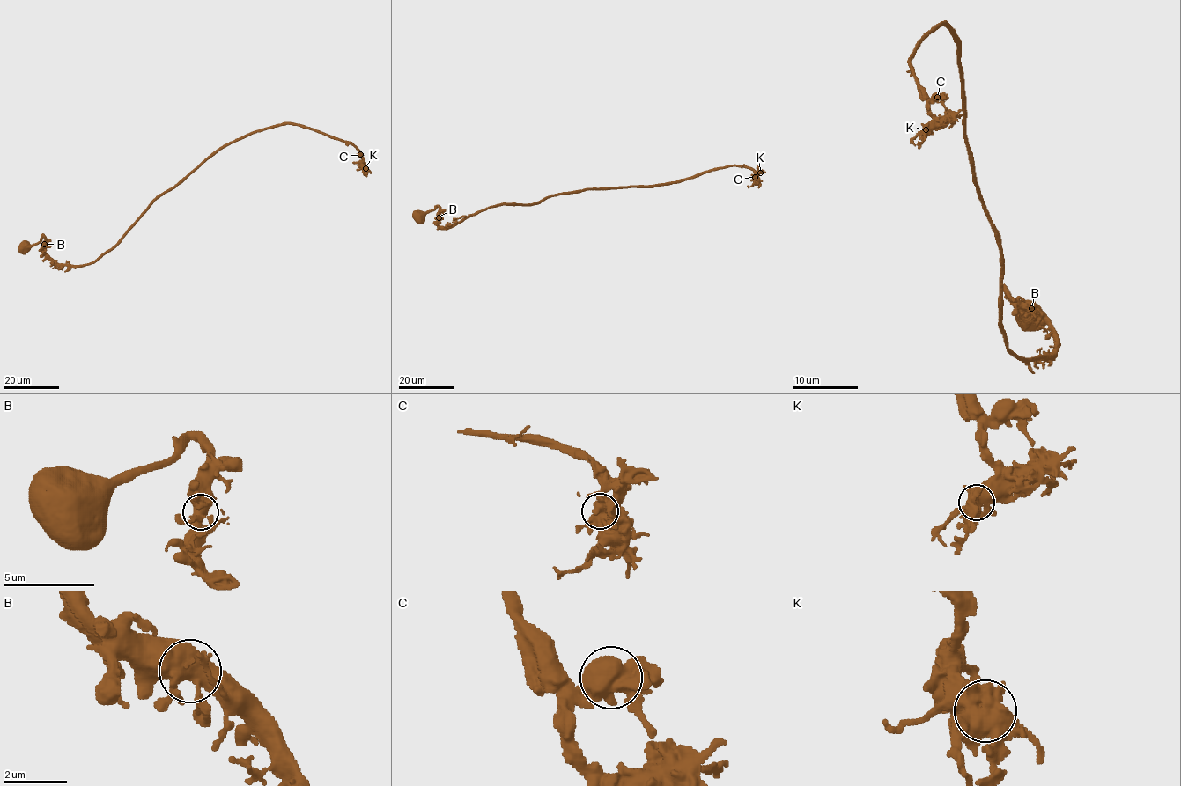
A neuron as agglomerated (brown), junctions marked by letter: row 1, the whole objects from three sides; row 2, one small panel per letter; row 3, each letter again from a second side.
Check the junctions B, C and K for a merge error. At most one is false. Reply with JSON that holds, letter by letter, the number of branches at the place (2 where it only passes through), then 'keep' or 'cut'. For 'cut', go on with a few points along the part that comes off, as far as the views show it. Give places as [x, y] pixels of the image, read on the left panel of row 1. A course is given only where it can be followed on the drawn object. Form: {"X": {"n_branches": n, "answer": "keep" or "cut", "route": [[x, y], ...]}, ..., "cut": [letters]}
{"B": {"n_branches": 5, "answer": "keep"}, "C": {"n_branches": 5, "answer": "keep"}, "K": {"n_branches": 5, "answer": "keep"}, "cut": []}

